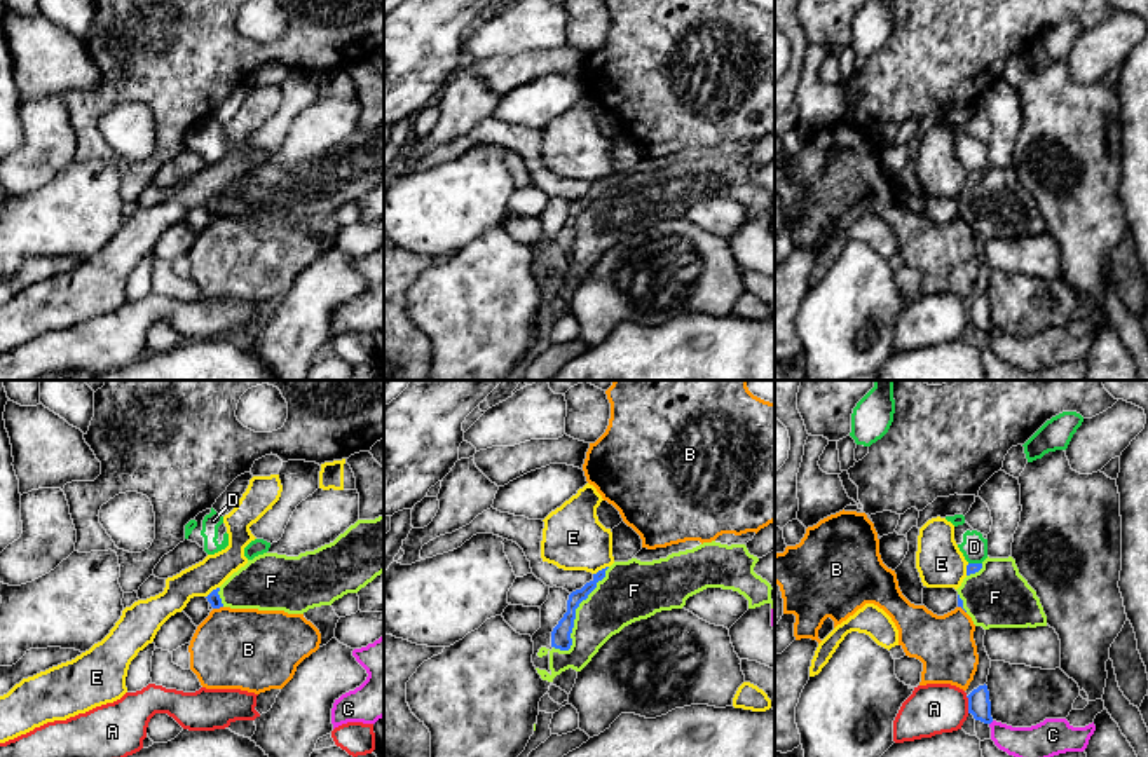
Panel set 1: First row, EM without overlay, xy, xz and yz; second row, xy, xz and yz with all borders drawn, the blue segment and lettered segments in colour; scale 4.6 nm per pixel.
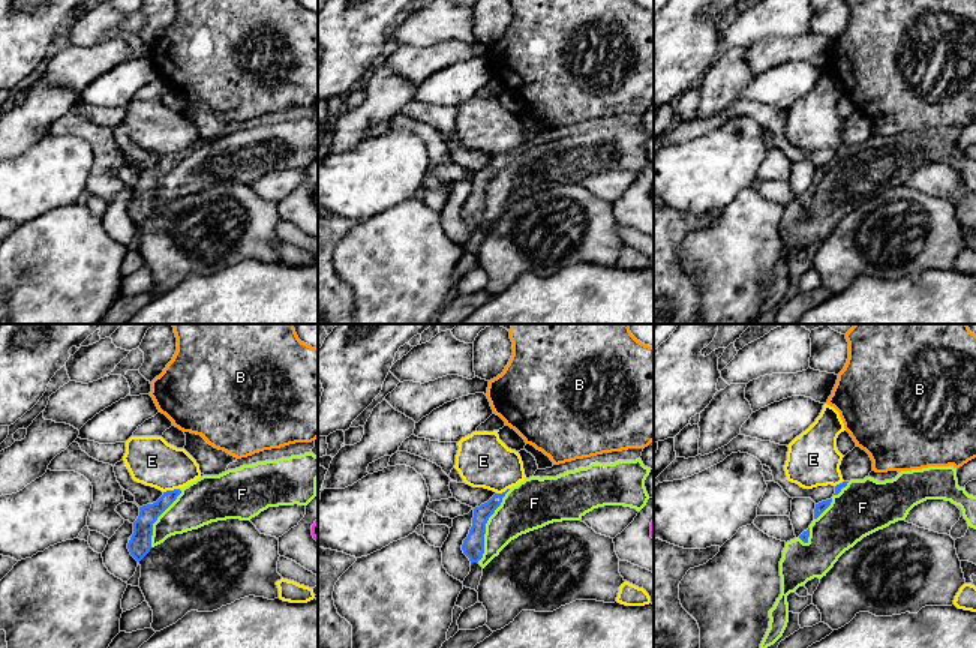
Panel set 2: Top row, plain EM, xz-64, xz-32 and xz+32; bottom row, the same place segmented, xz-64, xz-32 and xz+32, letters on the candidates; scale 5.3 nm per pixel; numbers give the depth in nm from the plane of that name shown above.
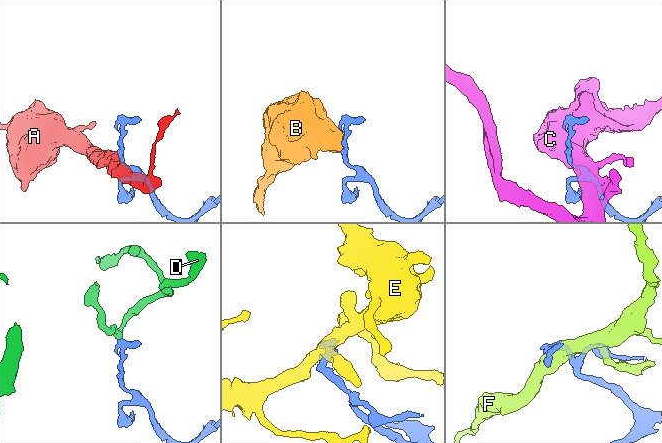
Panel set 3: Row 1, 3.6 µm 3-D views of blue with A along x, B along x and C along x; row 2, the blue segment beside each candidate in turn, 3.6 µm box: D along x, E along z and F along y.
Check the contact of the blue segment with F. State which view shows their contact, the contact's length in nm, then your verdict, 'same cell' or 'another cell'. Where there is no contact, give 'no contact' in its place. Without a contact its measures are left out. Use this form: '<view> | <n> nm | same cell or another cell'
xz | 460 nm | another cell

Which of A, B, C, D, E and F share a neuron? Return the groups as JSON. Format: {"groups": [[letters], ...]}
{"groups": [["A"], ["B"], ["C"], ["D"], ["E"], ["F"]]}

